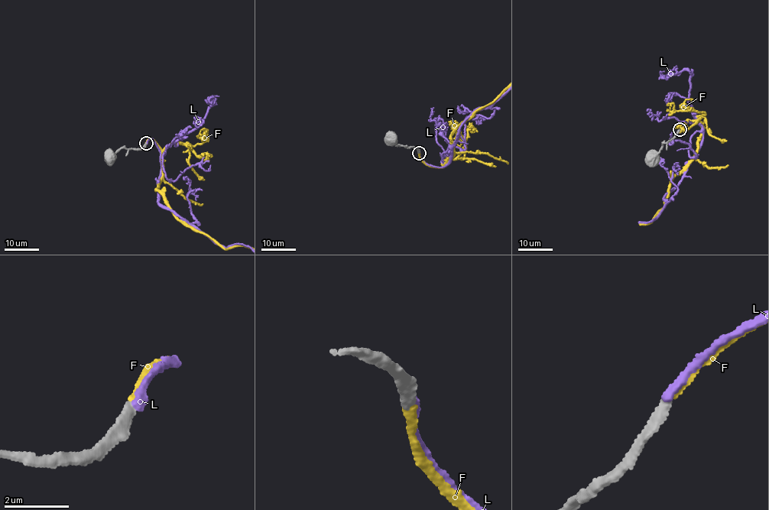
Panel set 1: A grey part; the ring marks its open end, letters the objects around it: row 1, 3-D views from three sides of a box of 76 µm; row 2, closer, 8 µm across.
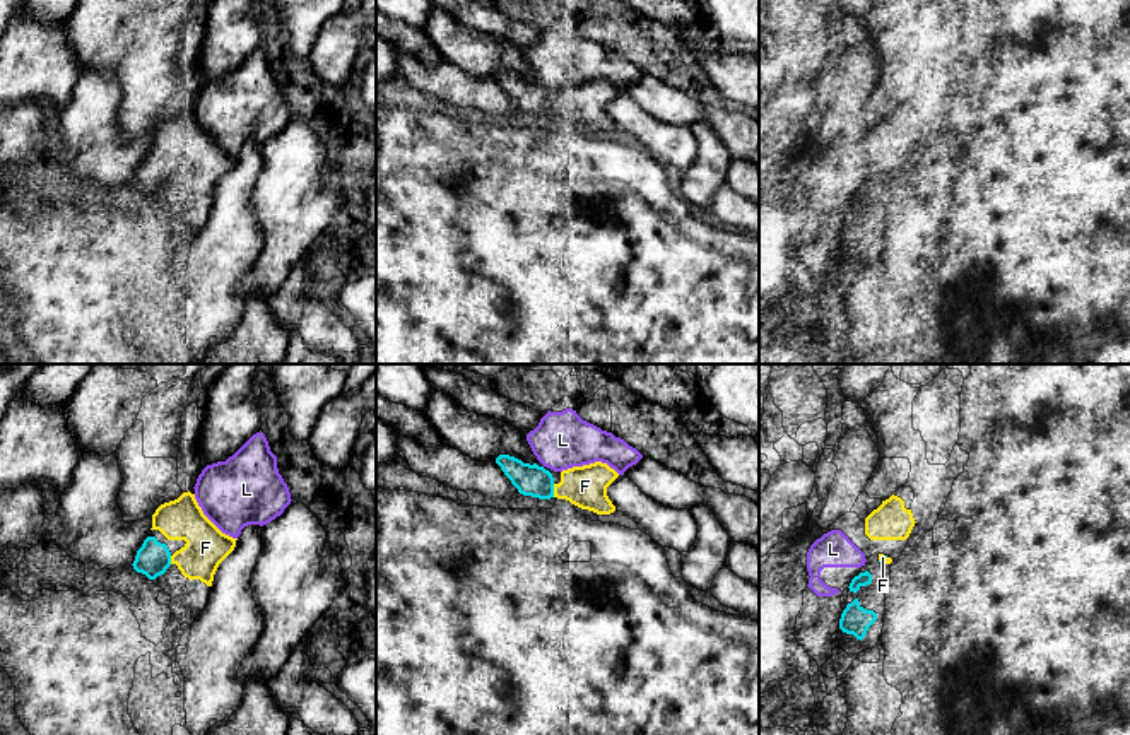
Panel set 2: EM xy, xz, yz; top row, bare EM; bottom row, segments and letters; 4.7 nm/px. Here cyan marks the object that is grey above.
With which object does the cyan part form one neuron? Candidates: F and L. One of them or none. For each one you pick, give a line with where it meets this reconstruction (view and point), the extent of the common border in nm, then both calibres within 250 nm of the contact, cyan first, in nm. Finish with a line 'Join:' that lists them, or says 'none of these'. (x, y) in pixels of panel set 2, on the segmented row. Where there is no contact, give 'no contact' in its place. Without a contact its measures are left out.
F: contact xz (553, 491); length 60 nm; calibres 150 and 190 nm
Join: F

